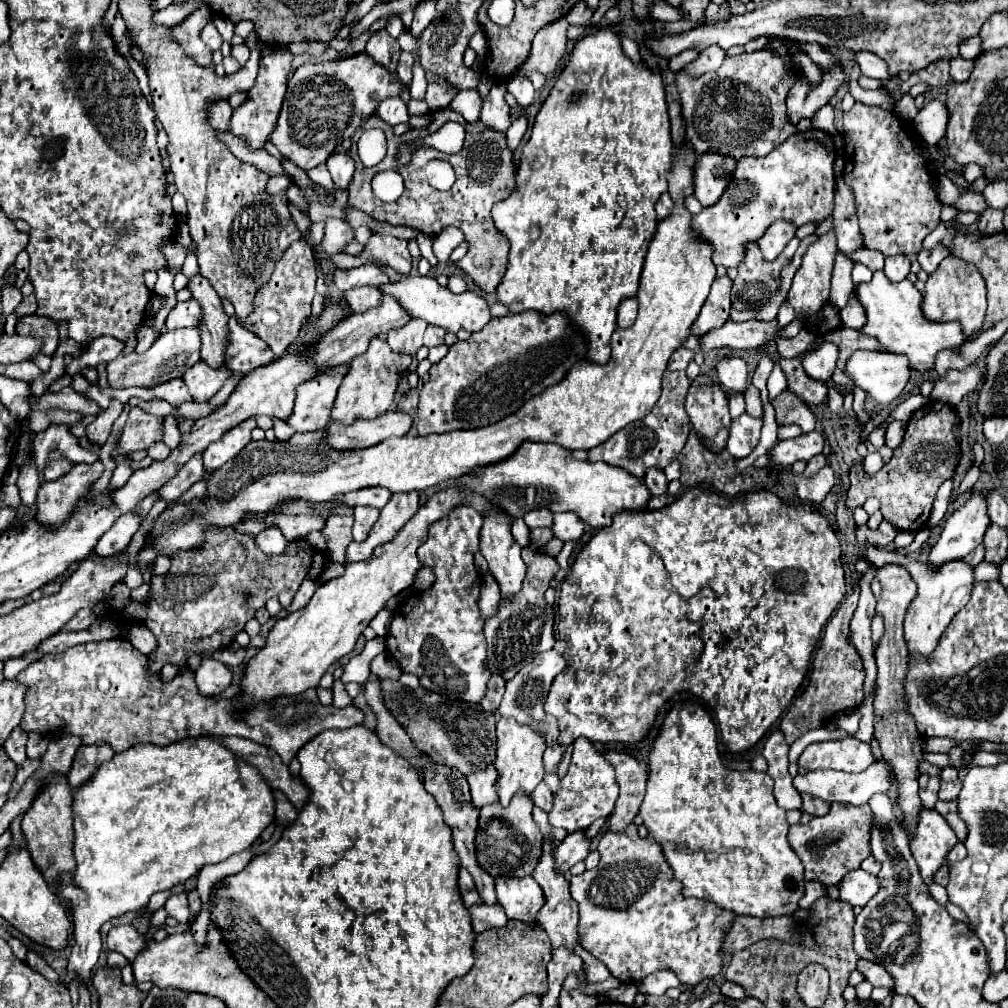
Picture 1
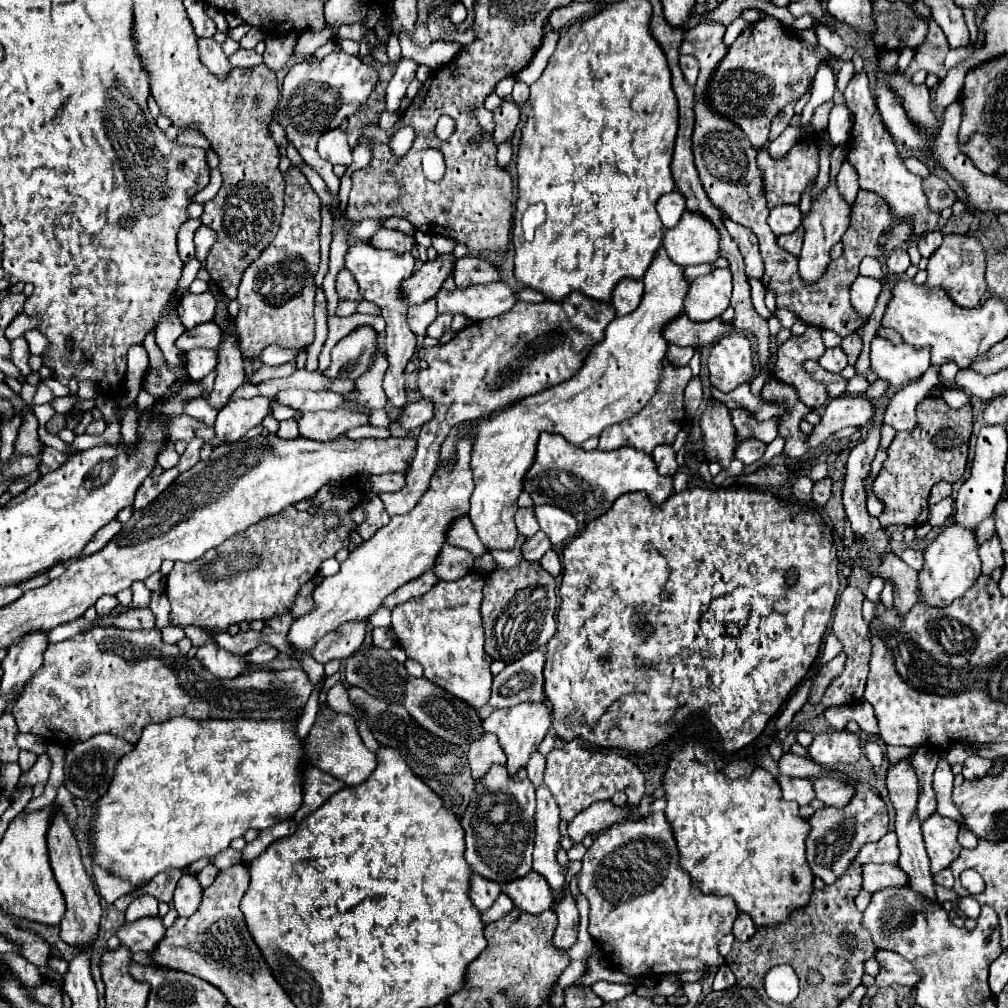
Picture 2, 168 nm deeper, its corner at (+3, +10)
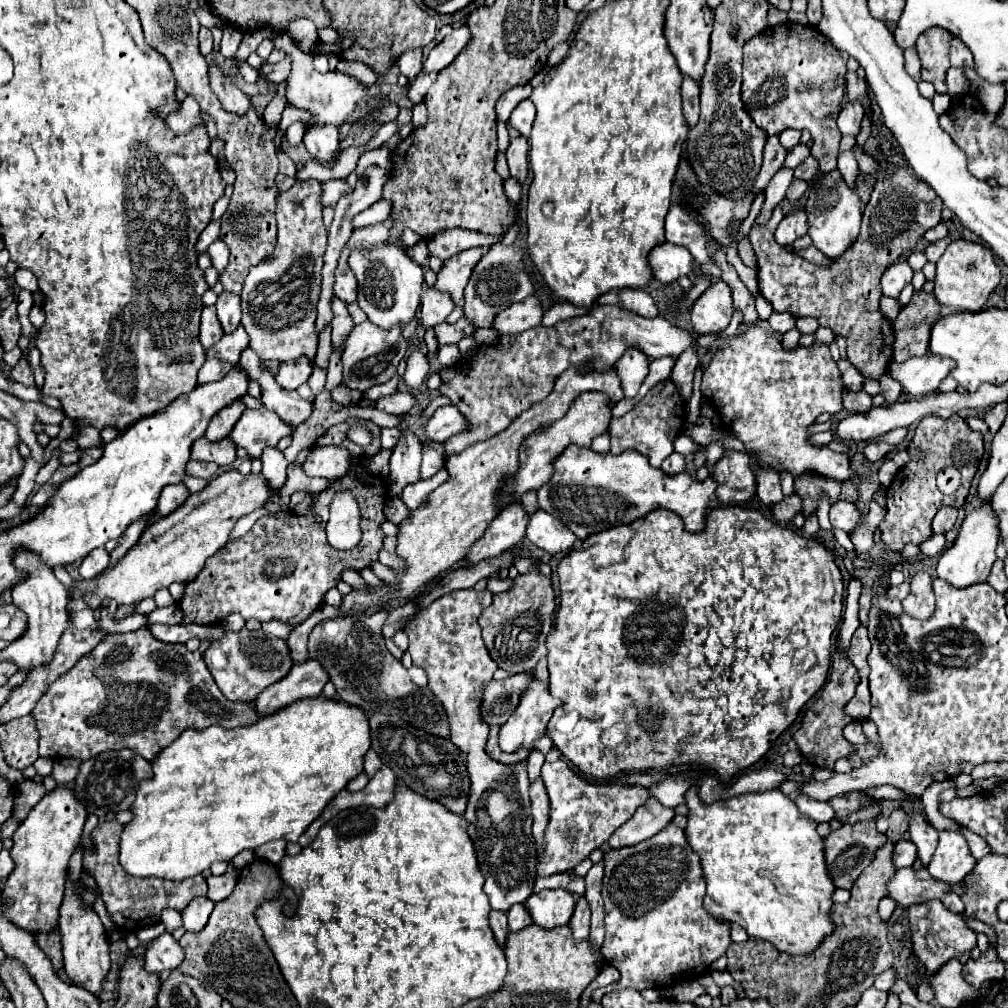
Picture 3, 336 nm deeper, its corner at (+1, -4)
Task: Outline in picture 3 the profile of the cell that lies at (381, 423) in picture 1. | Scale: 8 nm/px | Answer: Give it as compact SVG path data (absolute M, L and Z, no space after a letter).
M441 406L425 424L425 440L445 442L467 428L471 428L471 424L467 424L467 418L455 406Z

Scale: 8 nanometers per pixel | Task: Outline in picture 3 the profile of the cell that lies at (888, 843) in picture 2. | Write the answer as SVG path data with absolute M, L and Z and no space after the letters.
M899 840L895 844L895 854L893 854L893 860L895 860L895 866L913 866L917 858L917 850L915 850L915 844L911 840Z

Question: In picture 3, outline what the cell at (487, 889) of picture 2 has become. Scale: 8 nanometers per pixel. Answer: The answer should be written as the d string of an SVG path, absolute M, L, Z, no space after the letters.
M491 912L489 914L489 922L491 922L491 928L495 932L495 938L497 942L505 948L505 940L507 940L507 934L509 934L509 926L507 926L507 916L503 912Z

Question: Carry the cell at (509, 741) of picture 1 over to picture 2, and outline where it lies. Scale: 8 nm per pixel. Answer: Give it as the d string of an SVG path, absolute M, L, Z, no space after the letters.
M525 702L525 704L517 704L513 708L505 708L505 710L493 710L491 716L483 720L485 731L493 732L499 738L499 744L501 744L503 752L507 754L509 776L513 776L517 770L527 766L533 750L539 748L549 726L551 726L551 720L549 720L549 704L547 702L543 702L543 704Z

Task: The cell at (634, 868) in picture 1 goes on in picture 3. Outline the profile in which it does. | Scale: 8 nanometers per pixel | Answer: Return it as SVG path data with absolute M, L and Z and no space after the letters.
M669 824L651 840L643 840L641 844L619 850L609 850L603 862L605 878L601 894L605 900L605 940L601 946L601 954L605 956L607 964L615 966L621 972L621 978L605 988L597 988L593 992L595 1002L601 1002L601 996L611 990L635 988L641 992L645 988L697 980L699 974L707 972L711 962L727 952L727 948L731 946L731 928L713 920L703 908L705 884L699 856L695 856L693 848L687 844L685 832L679 826Z

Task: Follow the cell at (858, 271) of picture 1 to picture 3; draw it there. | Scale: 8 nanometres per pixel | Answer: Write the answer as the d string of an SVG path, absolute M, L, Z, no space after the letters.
M883 296L881 298L881 312L889 318L889 320L895 320L895 316L899 314L899 310L901 310L901 302L897 300L897 298L887 298L887 296Z

